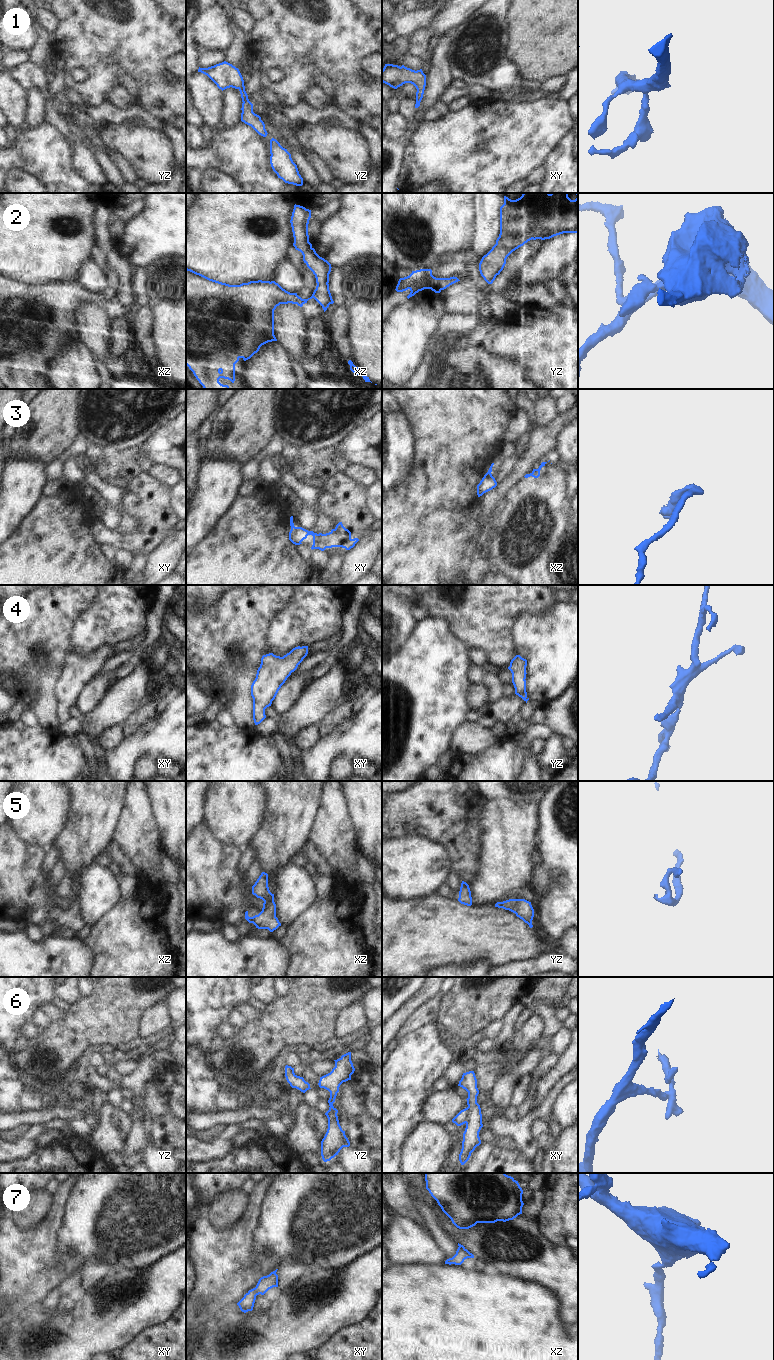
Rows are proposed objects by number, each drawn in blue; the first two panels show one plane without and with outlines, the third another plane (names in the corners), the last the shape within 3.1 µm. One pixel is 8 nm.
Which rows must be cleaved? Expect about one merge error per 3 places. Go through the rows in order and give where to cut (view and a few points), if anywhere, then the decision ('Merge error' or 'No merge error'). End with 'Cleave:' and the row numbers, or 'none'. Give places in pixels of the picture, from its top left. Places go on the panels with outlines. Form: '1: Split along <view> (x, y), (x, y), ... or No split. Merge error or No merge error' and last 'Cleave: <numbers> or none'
1: No split. No merge error
2: No split. No merge error
3: Split along xy (294, 526), (291, 528). Merge error
4: No split. No merge error
5: No split. No merge error
6: Split along xy (467, 1108), (467, 1120), (465, 1122). Merge error
7: No split. No merge error
Cleave: 3, 6.

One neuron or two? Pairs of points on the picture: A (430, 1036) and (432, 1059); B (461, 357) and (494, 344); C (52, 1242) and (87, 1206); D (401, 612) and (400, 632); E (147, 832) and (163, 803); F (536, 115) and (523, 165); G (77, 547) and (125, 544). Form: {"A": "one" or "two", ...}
{"A": "one", "B": "two", "C": "two", "D": "one", "E": "two", "F": "one", "G": "two"}

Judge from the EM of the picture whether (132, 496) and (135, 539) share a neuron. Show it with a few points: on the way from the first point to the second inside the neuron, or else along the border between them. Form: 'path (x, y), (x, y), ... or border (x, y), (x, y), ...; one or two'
path (139, 507), (143, 511), (143, 528); one

